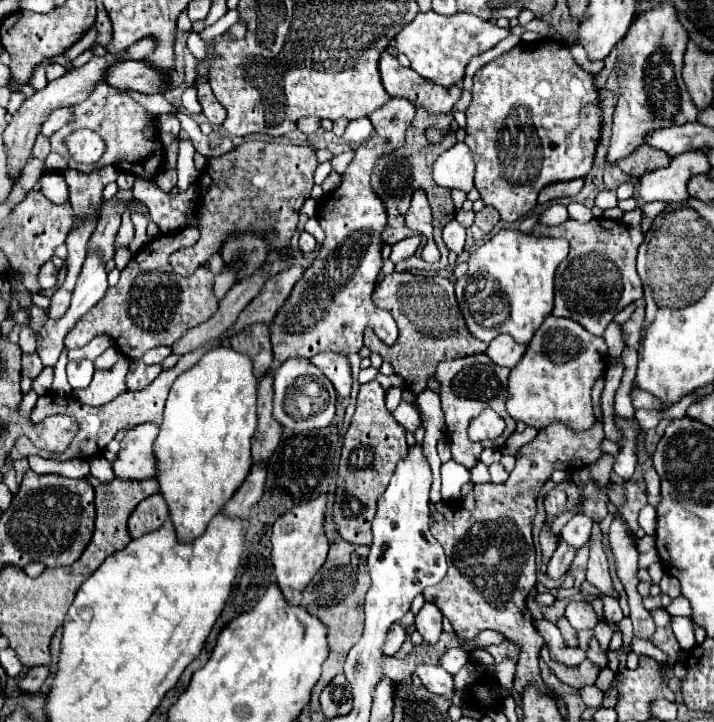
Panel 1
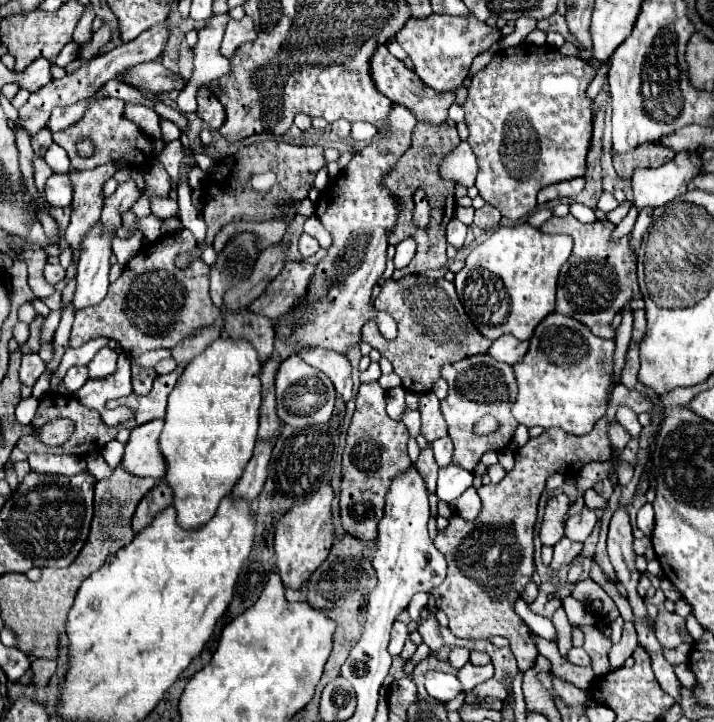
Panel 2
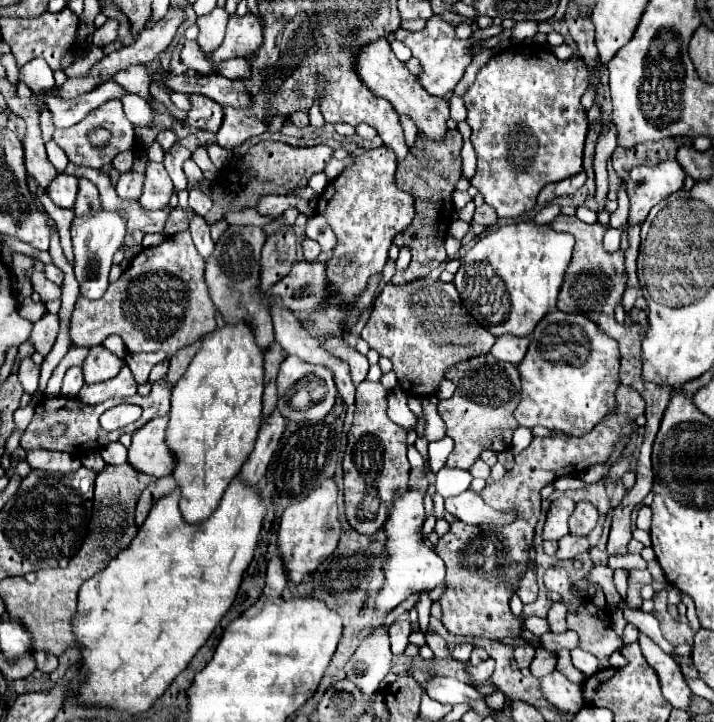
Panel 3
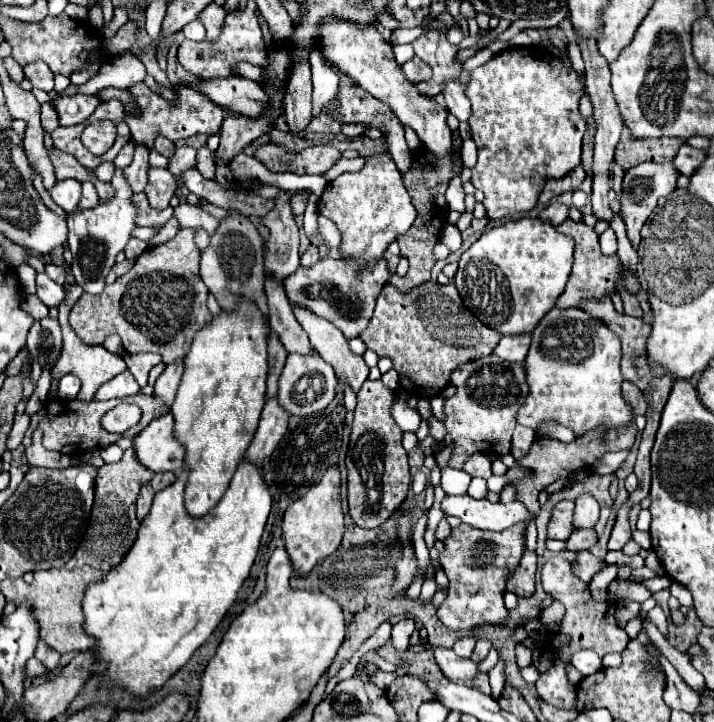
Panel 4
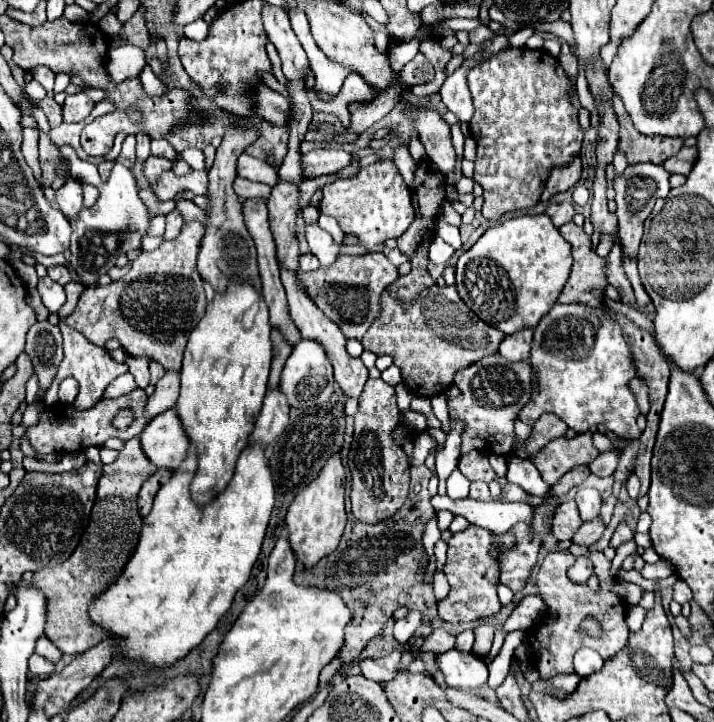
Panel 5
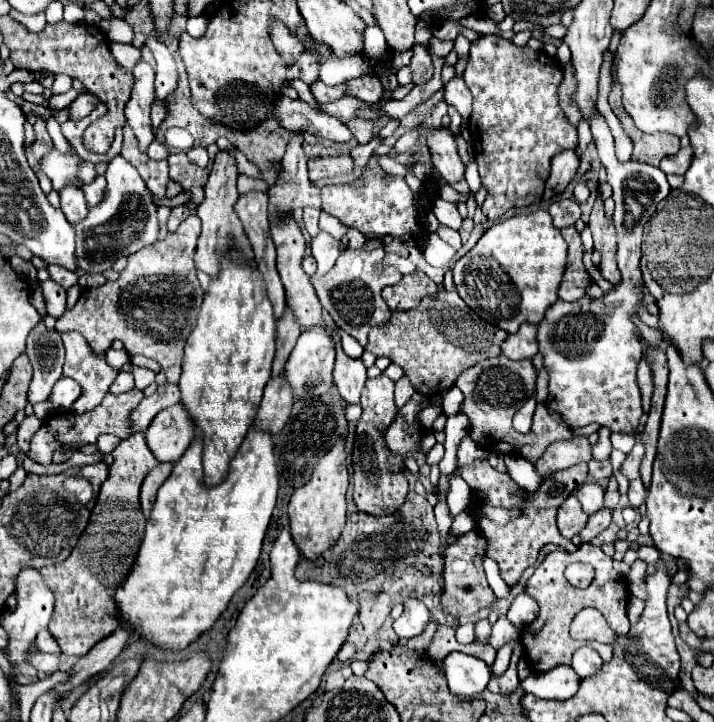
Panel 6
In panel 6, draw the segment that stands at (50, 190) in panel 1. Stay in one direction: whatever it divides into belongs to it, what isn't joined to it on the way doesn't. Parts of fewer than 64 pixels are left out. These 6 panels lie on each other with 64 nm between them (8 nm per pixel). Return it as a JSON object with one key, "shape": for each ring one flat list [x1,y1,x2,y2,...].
{"shape":[[64,188,64,192,58,192,58,194,60,194,60,210,68,218,68,222,70,224,80,222,88,212,82,190,80,188]]}

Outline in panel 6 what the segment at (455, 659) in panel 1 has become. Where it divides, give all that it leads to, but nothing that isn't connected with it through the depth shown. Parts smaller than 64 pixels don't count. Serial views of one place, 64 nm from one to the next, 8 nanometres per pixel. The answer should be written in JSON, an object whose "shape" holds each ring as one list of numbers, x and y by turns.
{"shape":[[472,622,462,624,462,626,456,630,456,640,458,640,460,644,470,644,470,642,474,642,474,624,472,624]]}

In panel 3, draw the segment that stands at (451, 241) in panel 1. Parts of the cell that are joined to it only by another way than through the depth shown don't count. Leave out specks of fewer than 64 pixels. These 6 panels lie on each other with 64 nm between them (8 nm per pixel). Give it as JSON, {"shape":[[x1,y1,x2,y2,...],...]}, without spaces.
{"shape":[[454,220,454,222,450,224,450,228,448,228,448,234,452,234,456,240,462,240,462,238,466,236,468,228,470,228,470,224,466,224,466,222,462,222,462,220]]}

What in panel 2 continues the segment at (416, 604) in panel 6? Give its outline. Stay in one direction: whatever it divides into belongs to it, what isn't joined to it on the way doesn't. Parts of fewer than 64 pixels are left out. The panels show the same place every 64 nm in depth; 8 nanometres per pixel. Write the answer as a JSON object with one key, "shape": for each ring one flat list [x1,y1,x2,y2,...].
{"shape":[[396,620,396,622,394,622,394,626,392,626,388,652,390,652,392,656,398,656,398,654,402,652,402,646,404,646,406,638,408,638,408,628,406,628,406,624,404,624,404,622,400,622,400,620]]}

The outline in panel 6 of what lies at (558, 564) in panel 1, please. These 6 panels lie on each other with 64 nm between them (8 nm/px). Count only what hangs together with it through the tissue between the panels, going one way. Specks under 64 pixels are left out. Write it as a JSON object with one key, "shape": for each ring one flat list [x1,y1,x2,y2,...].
{"shape":[[600,508,600,512,592,514,584,526,584,530,580,532,580,540,582,542,590,542,592,538,596,538,602,530,608,528,610,524,610,518,612,518,612,512,606,510,606,508]]}

